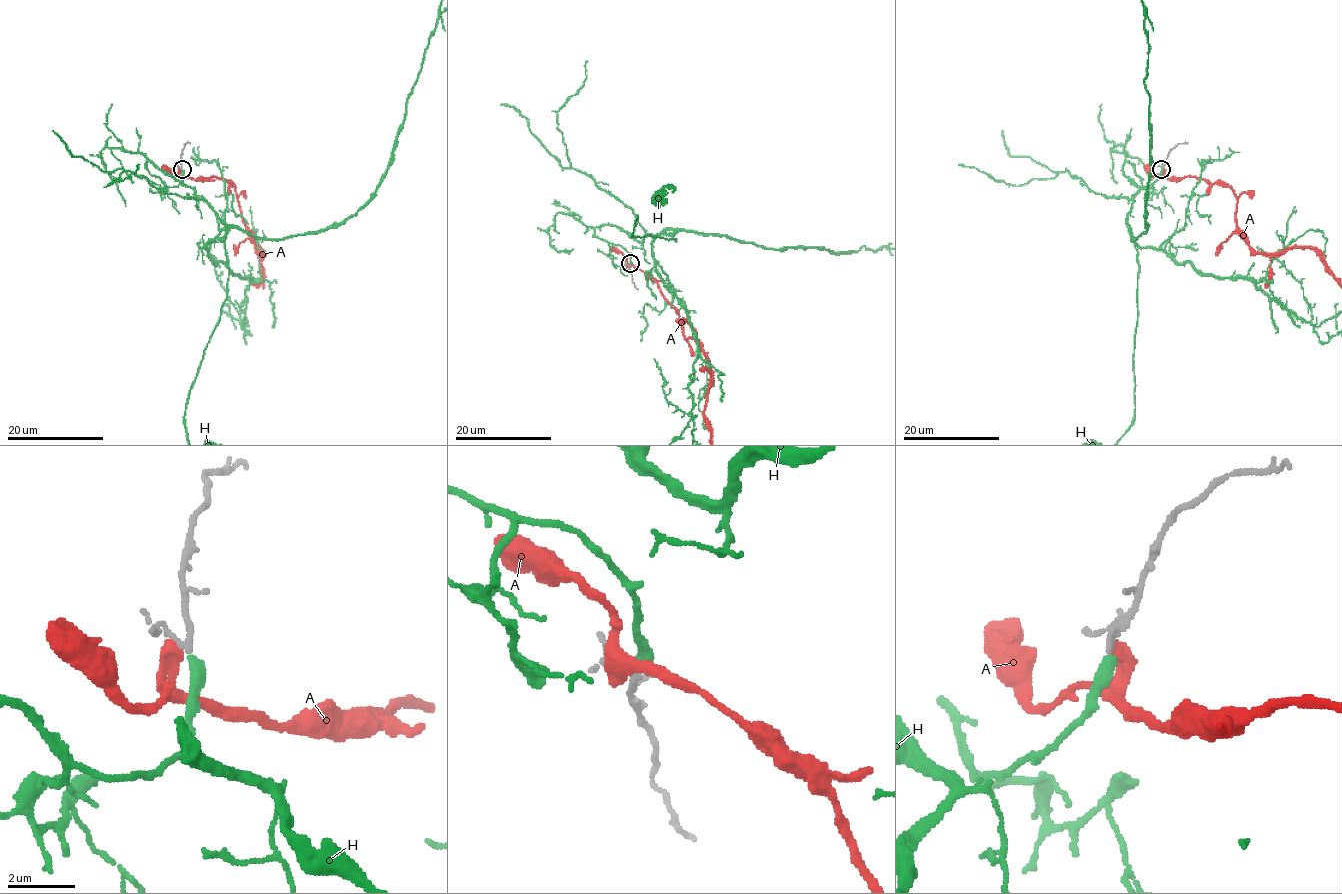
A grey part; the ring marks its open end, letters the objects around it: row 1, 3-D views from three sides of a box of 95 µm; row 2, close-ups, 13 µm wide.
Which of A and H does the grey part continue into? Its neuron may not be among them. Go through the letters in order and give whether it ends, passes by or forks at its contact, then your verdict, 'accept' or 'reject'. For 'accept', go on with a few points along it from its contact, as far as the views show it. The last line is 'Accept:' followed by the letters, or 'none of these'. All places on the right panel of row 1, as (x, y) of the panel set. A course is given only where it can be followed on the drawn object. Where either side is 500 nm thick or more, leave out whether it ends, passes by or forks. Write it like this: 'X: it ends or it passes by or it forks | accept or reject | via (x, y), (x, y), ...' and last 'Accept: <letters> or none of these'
A: it ends | reject
H: it ends | accept | via (1161, 170), (1143, 187), (1133, 167), (1123, 169), (1139, 189), (1127, 213), (1138, 262), (1133, 423)
Accept: H

